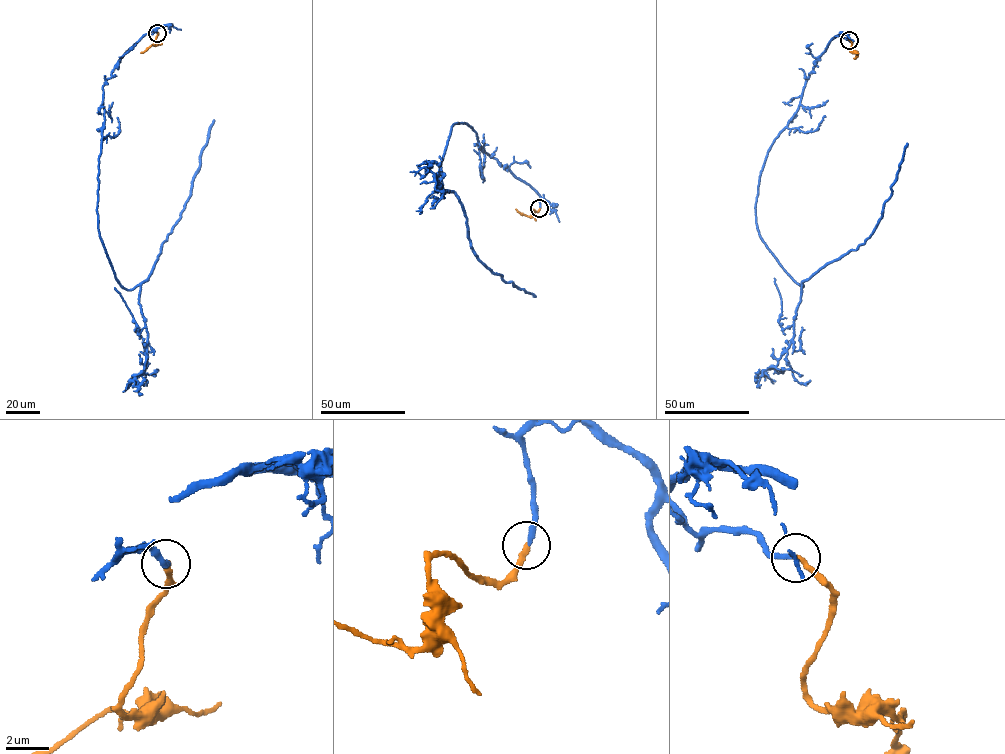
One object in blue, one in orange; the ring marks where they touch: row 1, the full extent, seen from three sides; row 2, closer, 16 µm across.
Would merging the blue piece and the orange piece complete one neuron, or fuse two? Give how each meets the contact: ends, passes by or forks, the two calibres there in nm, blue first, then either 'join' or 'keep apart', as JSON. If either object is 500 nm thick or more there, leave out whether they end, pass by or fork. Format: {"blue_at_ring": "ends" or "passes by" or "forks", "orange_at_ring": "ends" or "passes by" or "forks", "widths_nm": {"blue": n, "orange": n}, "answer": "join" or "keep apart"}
{"blue_at_ring": "ends", "orange_at_ring": "ends", "widths_nm": {"blue": 260, "orange": 240}, "answer": "join"}

